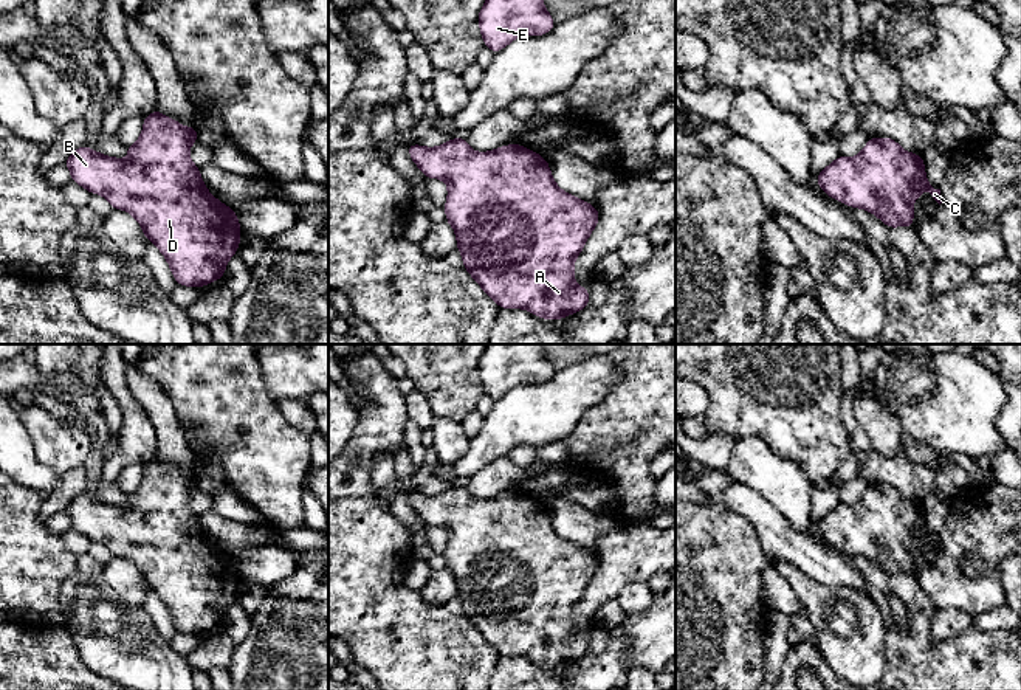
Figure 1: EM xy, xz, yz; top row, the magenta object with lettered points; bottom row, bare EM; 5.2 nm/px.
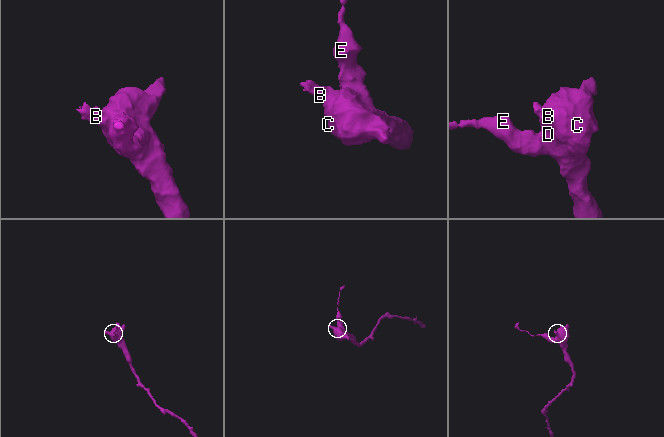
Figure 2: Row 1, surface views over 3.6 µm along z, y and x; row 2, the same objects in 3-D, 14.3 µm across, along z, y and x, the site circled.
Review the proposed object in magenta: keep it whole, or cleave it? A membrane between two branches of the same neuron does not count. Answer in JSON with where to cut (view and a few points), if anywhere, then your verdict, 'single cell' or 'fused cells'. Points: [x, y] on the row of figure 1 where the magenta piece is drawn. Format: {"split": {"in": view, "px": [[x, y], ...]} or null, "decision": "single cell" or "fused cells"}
{"split": null, "decision": "single cell"}

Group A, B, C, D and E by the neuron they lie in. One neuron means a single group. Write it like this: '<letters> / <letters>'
A B C D E

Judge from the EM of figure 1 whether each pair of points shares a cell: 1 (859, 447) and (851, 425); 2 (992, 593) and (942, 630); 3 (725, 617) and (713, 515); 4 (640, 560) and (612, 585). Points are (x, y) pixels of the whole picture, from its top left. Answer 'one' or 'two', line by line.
1: one
2: two
3: one
4: one

